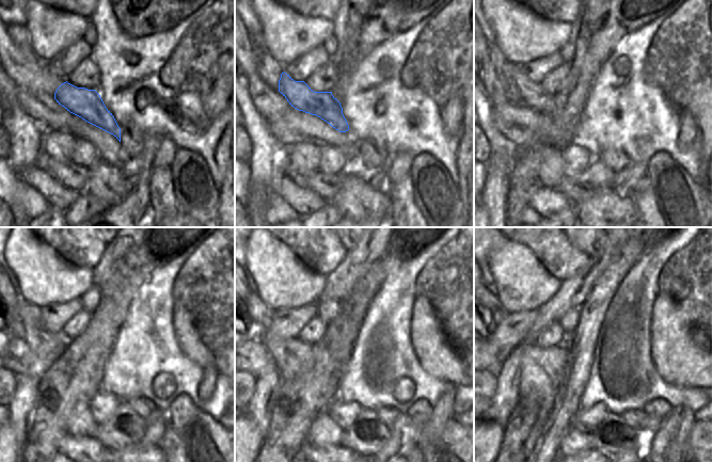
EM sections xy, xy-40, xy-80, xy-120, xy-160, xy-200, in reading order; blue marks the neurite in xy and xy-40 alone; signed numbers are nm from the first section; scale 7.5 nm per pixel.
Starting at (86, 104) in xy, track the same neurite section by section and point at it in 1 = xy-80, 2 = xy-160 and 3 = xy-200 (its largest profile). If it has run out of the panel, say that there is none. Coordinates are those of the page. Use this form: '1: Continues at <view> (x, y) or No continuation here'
1: Continues at xy-80 (534, 96)
2: Continues at xy-160 (262, 315)
3: Continues at xy-200 (495, 307)

